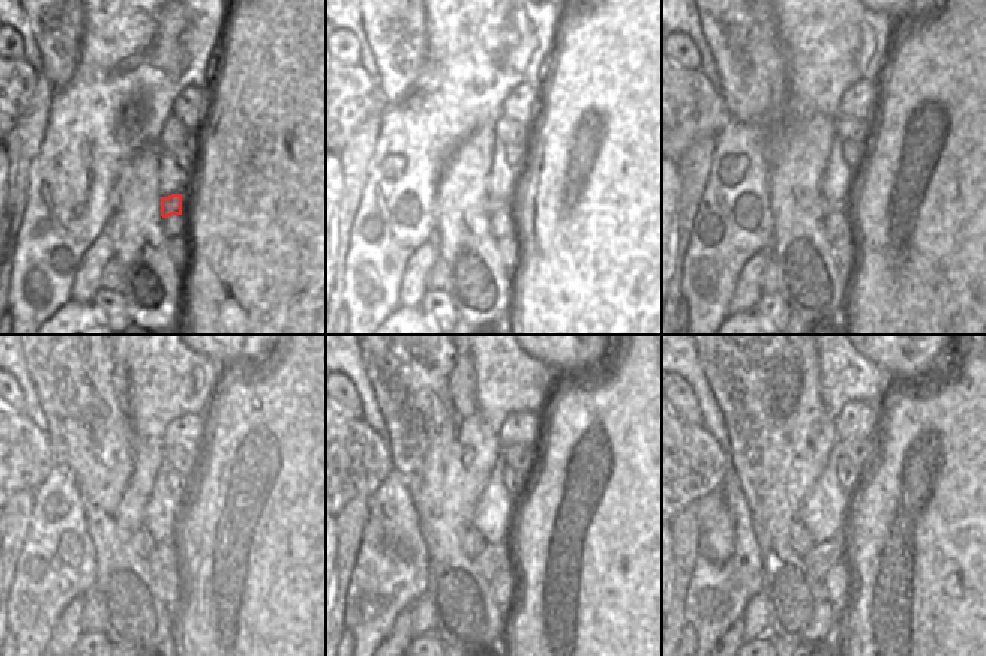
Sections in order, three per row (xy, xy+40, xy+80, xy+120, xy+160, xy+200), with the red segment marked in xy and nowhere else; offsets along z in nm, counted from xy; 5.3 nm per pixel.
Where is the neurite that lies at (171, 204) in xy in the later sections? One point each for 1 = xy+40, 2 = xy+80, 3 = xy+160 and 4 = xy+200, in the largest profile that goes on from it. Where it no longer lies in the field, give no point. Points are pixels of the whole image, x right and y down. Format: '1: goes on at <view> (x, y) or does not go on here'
1: goes on at xy+40 (492, 204)
2: goes on at xy+80 (820, 207)
3: goes on at xy+160 (473, 542)
4: goes on at xy+200 (802, 542)

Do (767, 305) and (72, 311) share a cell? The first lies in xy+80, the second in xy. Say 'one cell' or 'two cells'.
two cells

